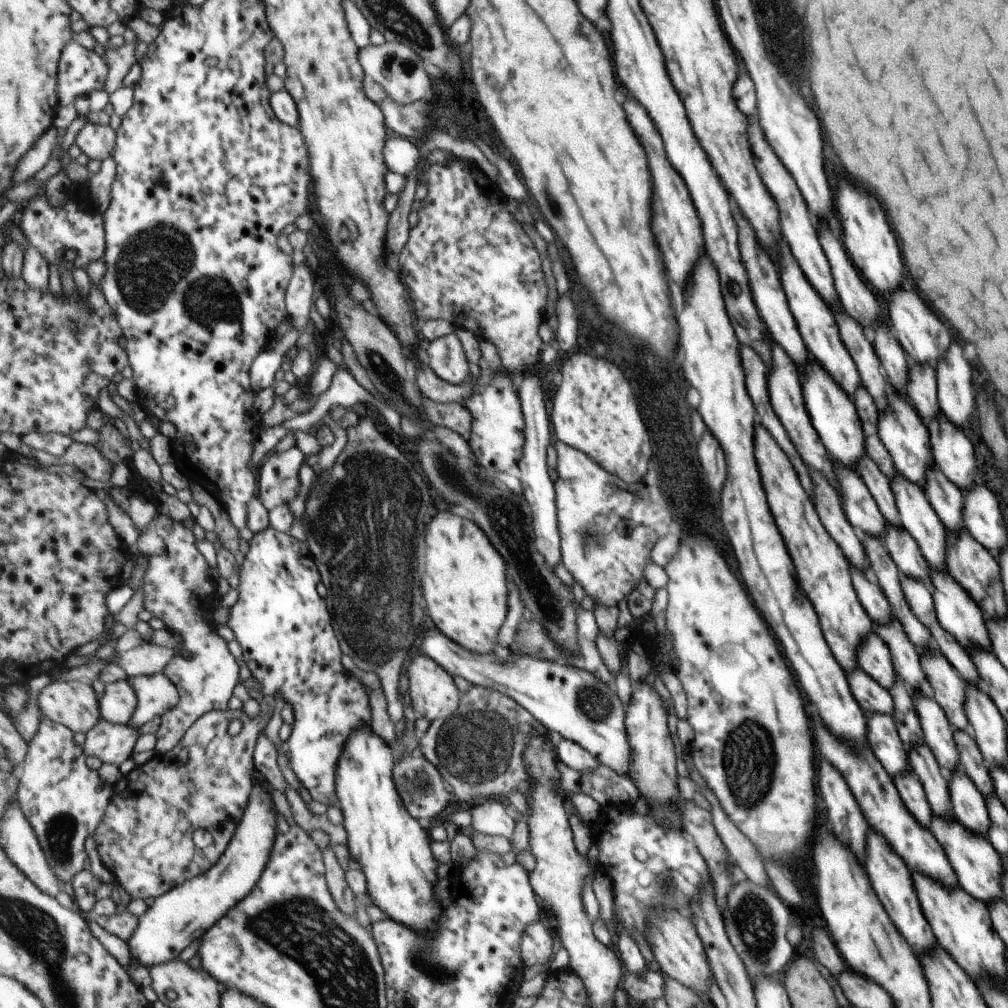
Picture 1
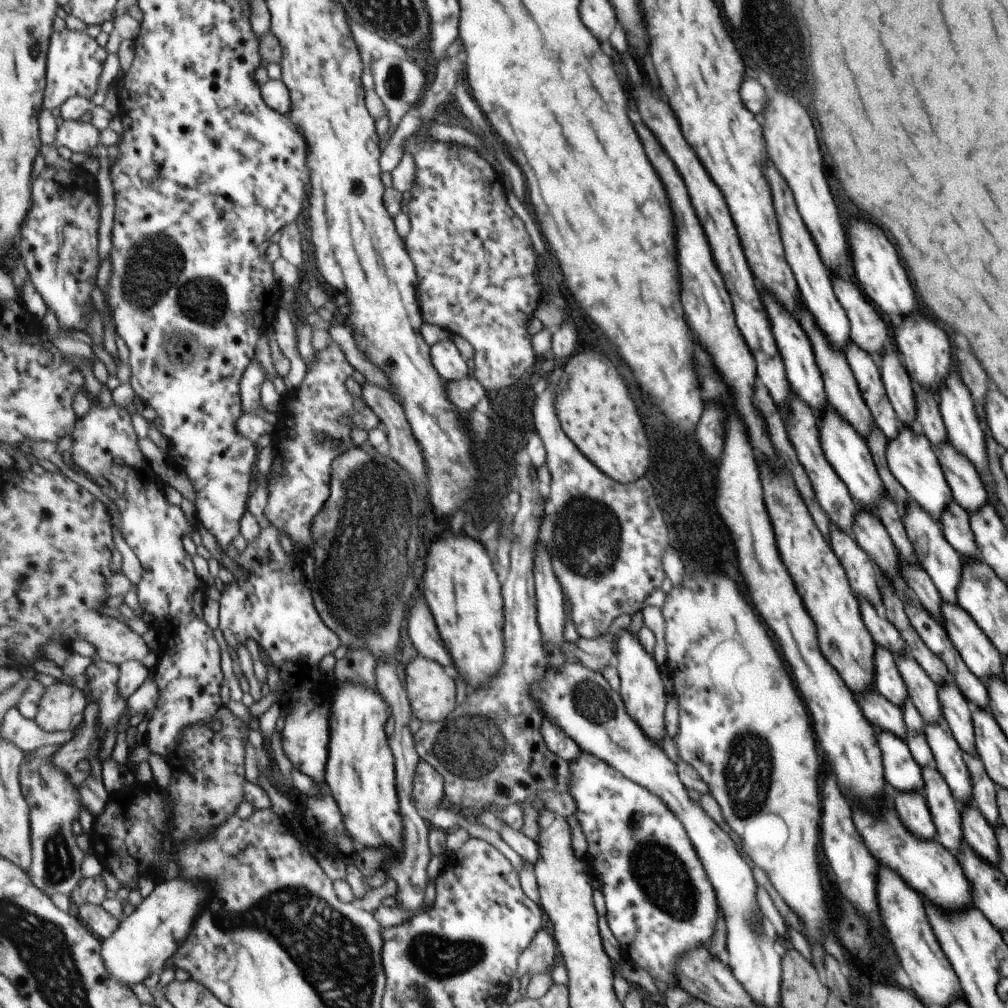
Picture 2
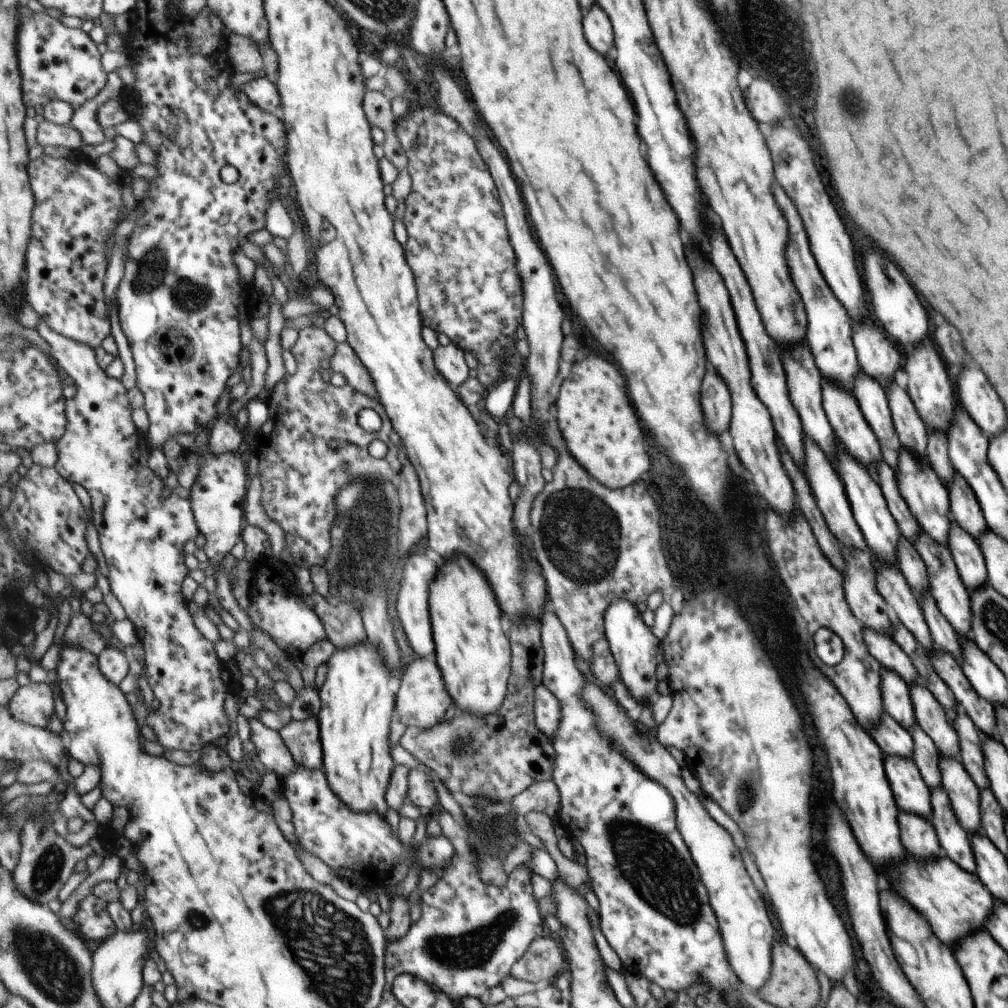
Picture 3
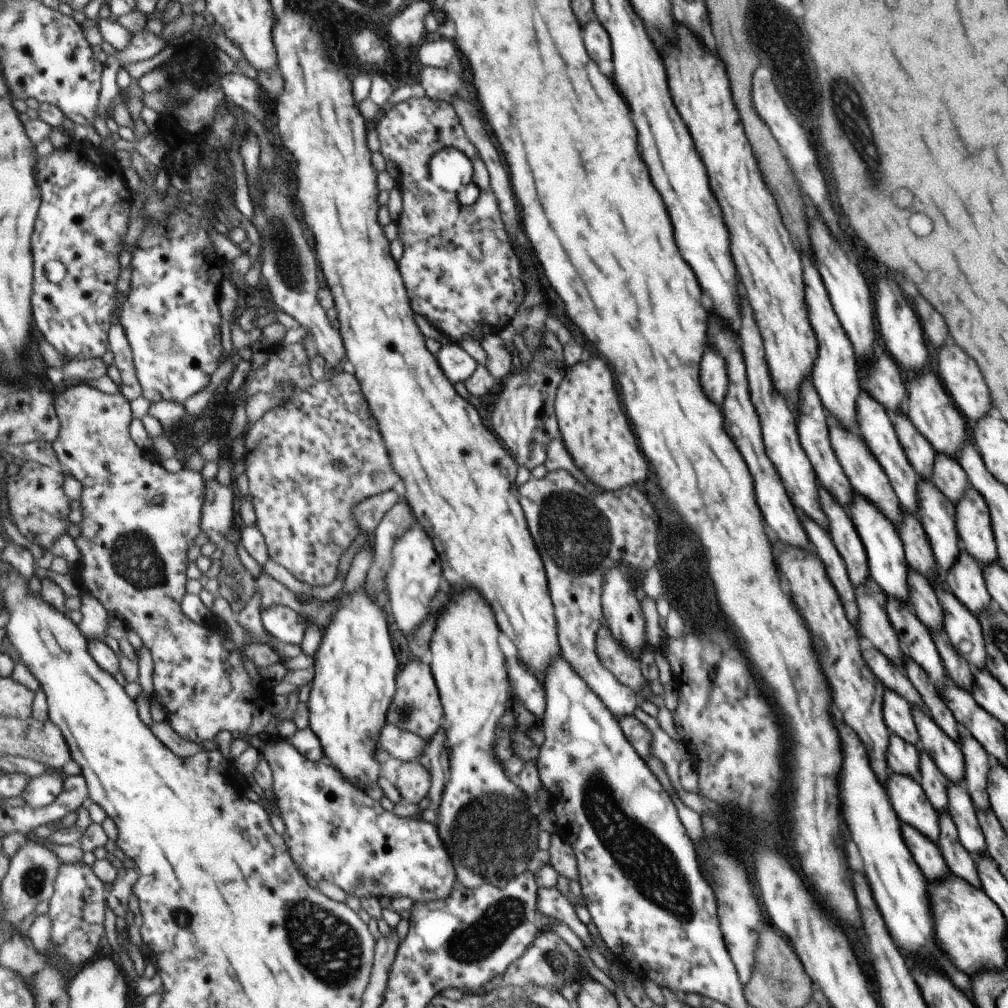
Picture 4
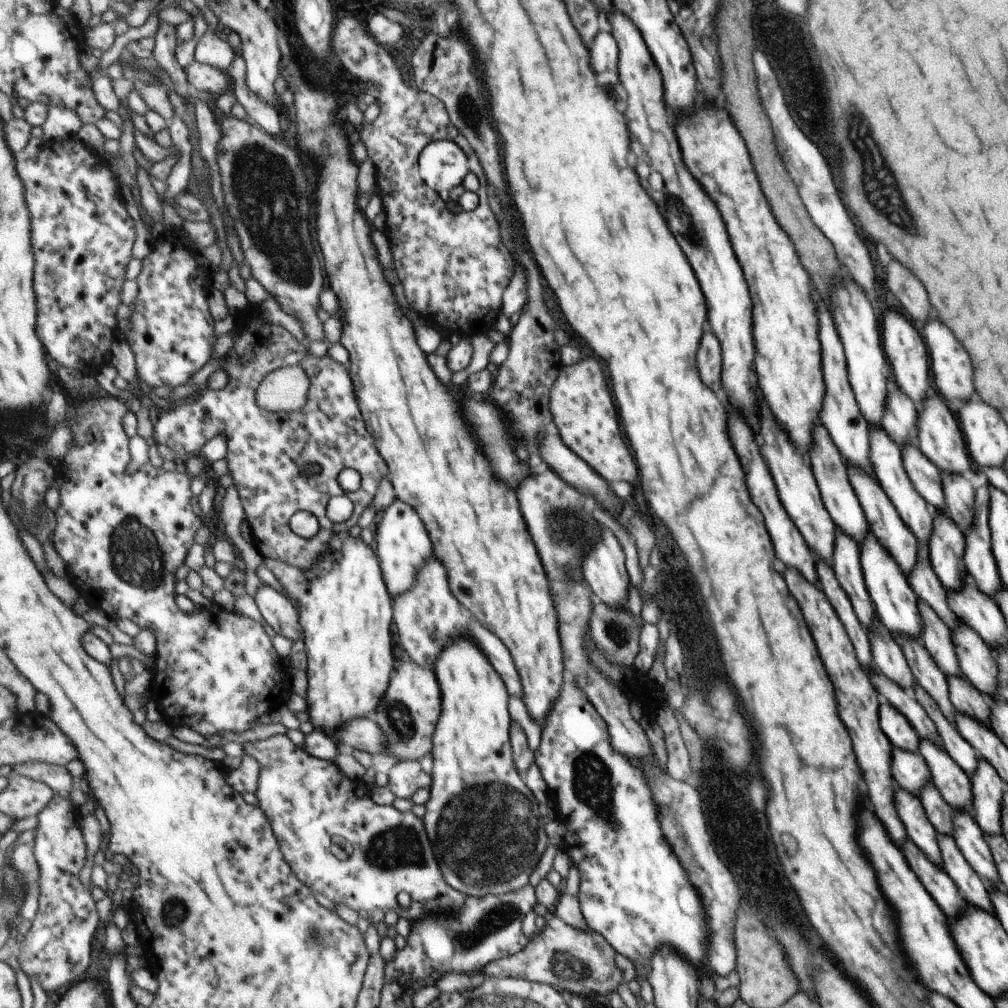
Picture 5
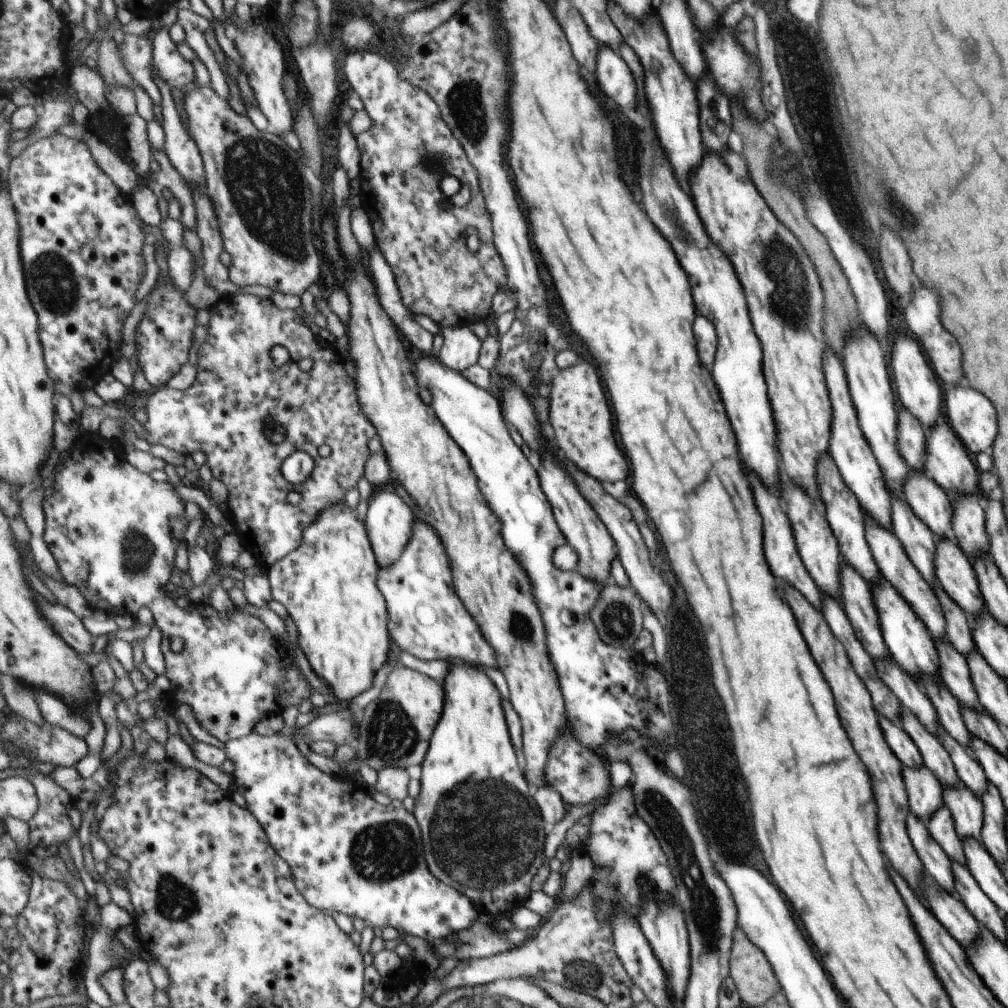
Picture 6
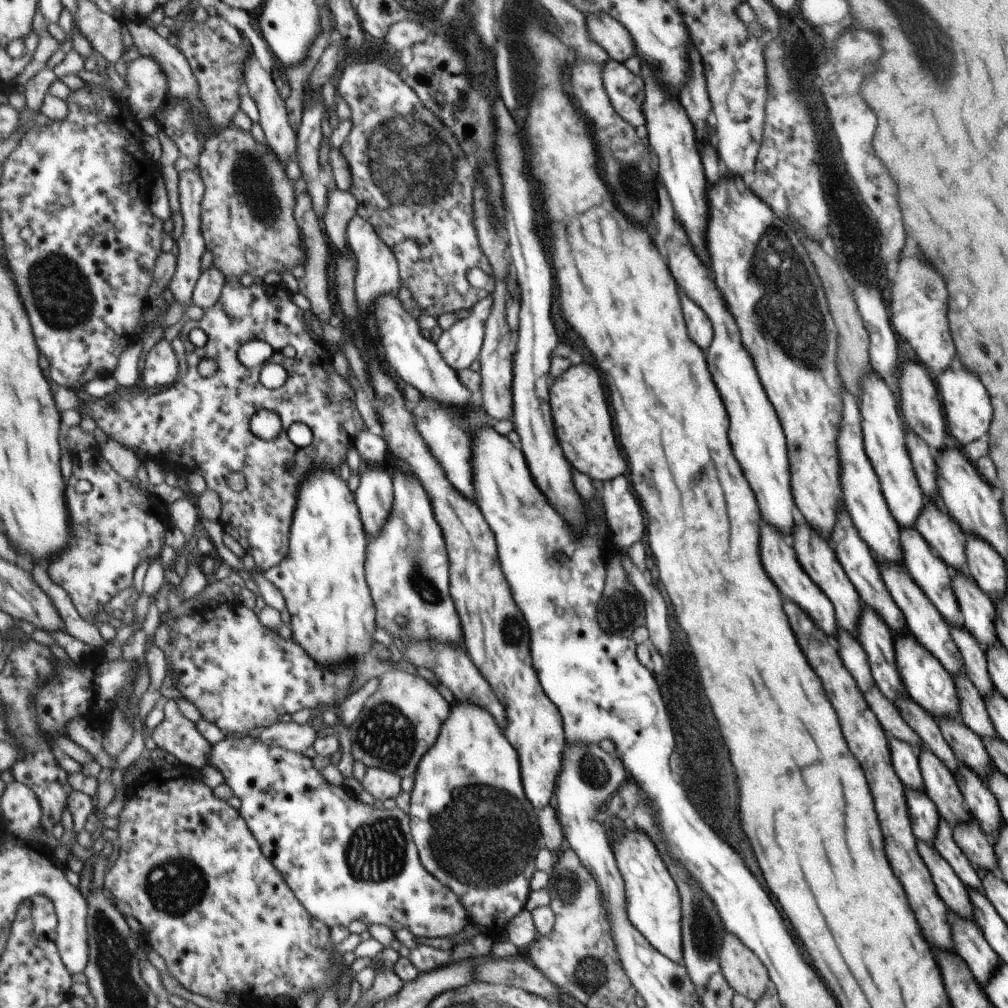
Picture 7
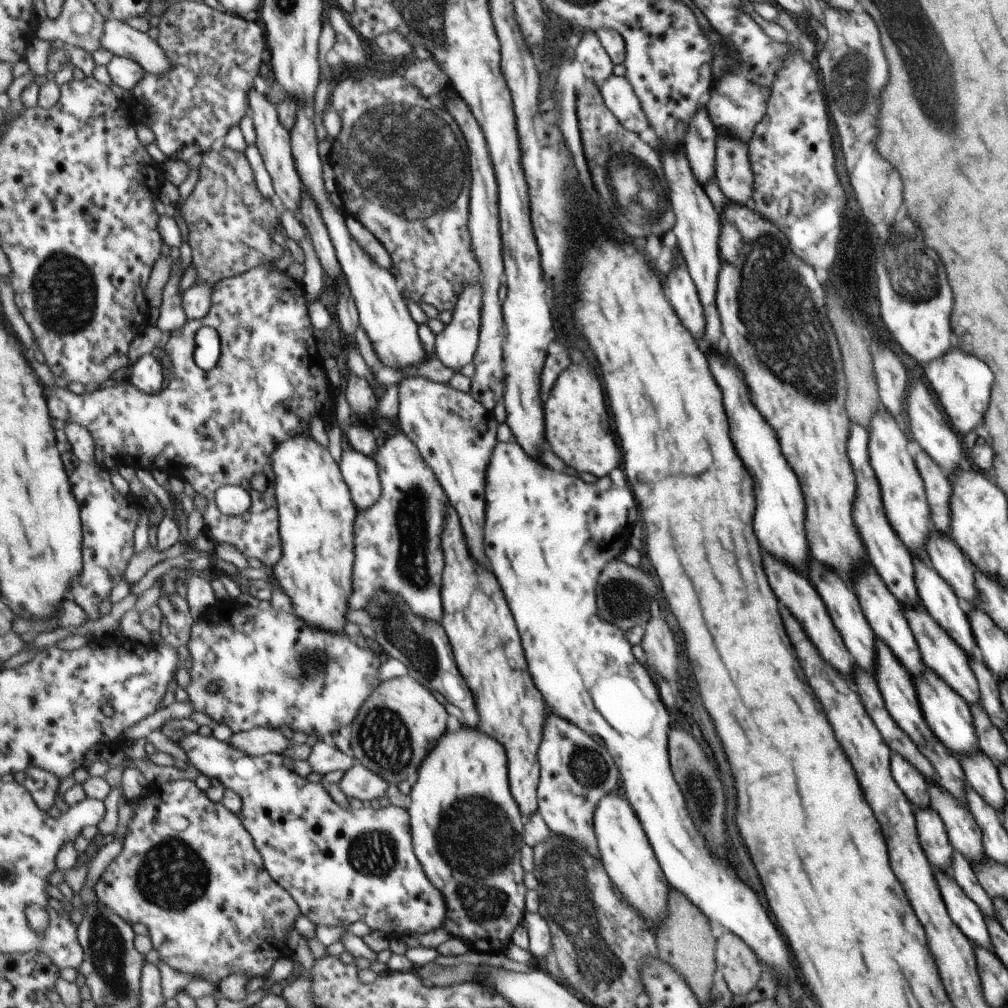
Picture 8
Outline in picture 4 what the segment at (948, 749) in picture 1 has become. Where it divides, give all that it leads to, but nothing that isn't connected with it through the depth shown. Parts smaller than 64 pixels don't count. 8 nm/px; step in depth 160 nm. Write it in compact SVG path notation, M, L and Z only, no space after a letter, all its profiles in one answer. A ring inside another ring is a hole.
M948 782L946 812L957 826L958 840L963 848L972 855L979 856L986 852L986 844L976 817L976 808L963 783Z

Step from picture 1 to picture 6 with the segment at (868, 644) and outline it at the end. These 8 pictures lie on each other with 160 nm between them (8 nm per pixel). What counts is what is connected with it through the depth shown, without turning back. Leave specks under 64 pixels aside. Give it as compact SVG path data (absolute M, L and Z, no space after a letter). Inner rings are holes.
M879 718L881 732L891 752L902 761L904 767L919 768L922 766L922 755L917 745L901 726L894 725L888 718Z

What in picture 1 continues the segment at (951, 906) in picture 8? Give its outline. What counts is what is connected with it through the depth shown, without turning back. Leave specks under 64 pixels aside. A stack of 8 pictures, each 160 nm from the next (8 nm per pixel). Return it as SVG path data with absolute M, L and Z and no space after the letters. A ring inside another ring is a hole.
M866 712L868 734L865 743L874 755L891 772L891 776L908 770L907 750L898 736L897 725L892 716Z

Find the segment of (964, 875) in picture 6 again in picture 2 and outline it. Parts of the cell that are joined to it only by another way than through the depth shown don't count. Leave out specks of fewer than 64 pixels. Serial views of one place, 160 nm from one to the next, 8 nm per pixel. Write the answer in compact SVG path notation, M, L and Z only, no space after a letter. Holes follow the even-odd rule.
M922 766L921 775L922 791L937 829L937 841L957 858L961 852L962 826L959 826L959 810L950 787L934 766Z

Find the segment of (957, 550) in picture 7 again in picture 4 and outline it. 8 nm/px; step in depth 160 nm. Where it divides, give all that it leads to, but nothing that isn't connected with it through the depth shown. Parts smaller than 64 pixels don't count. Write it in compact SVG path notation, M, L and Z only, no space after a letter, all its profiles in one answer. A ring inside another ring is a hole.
M905 413L891 414L891 421L907 462L921 479L929 479L935 451L924 436L911 424Z

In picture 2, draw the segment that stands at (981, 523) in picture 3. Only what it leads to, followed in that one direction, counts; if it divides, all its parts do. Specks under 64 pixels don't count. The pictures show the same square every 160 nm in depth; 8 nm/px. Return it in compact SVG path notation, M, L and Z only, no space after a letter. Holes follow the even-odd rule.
M948 440L936 444L938 463L941 465L951 498L965 512L972 513L983 507L987 494L981 486L974 464Z

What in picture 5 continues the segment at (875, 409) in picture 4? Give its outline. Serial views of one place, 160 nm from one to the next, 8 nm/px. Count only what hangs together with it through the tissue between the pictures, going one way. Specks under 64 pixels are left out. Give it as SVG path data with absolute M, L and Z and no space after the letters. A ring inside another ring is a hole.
M867 425L870 441L870 456L873 468L873 474L879 483L881 490L887 495L891 504L895 507L899 518L905 523L905 526L913 533L917 544L926 542L932 529L932 512L928 504L919 496L919 493L913 488L902 465L902 458L898 444L882 429L881 425Z

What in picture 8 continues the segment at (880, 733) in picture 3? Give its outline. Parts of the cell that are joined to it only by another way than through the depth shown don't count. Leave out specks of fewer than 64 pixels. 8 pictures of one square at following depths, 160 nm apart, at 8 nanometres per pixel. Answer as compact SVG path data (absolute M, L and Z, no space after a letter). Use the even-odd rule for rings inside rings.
M930 806L918 808L916 822L918 840L930 864L938 870L948 872L953 849L949 844L940 816Z

